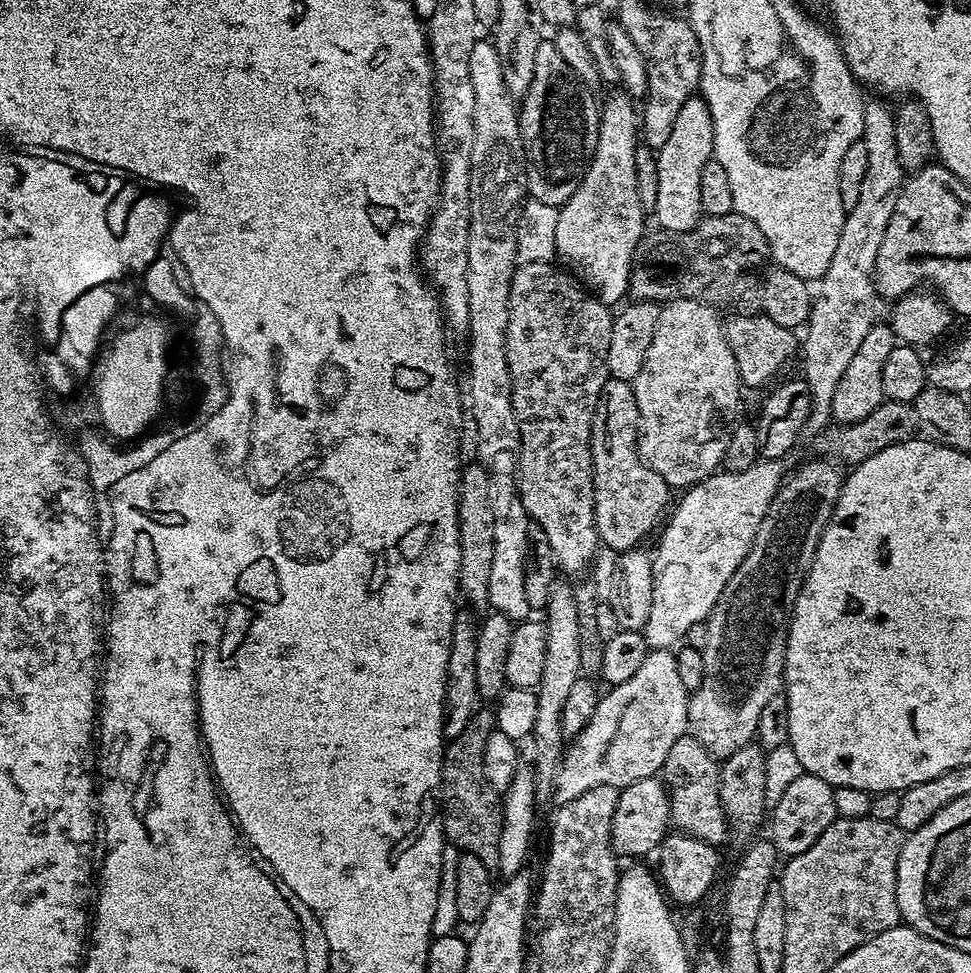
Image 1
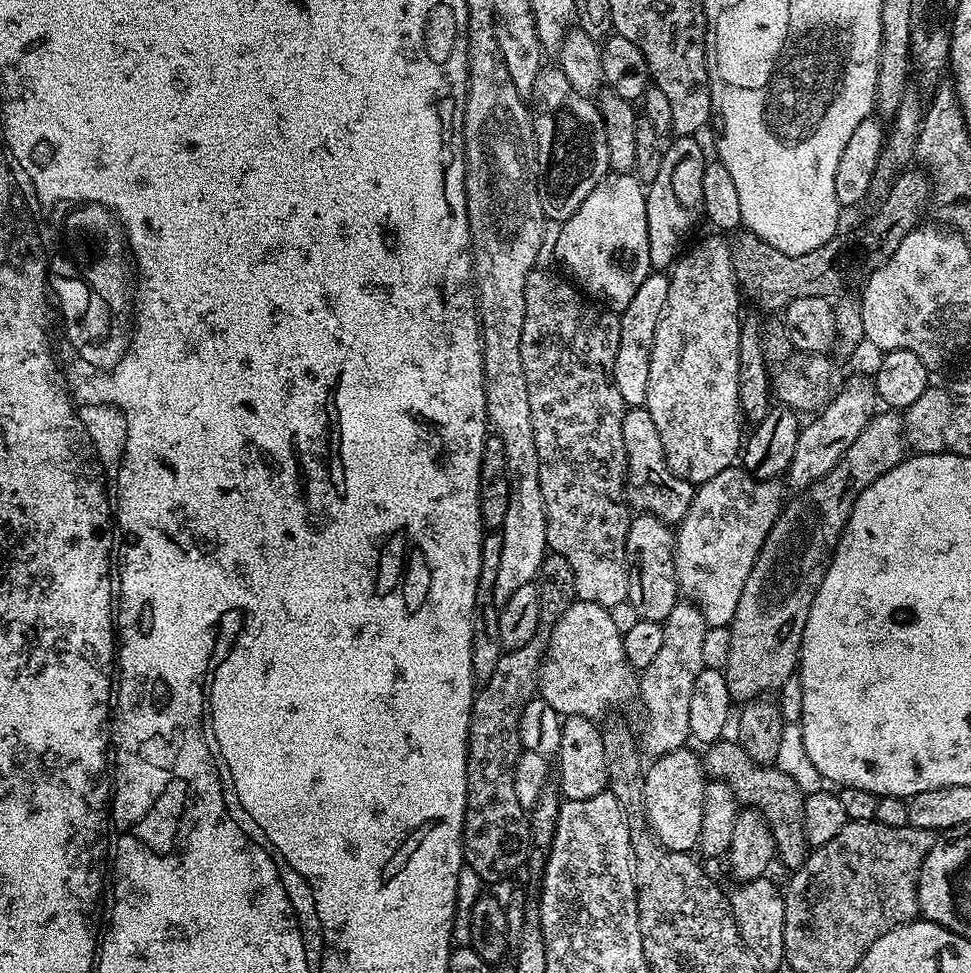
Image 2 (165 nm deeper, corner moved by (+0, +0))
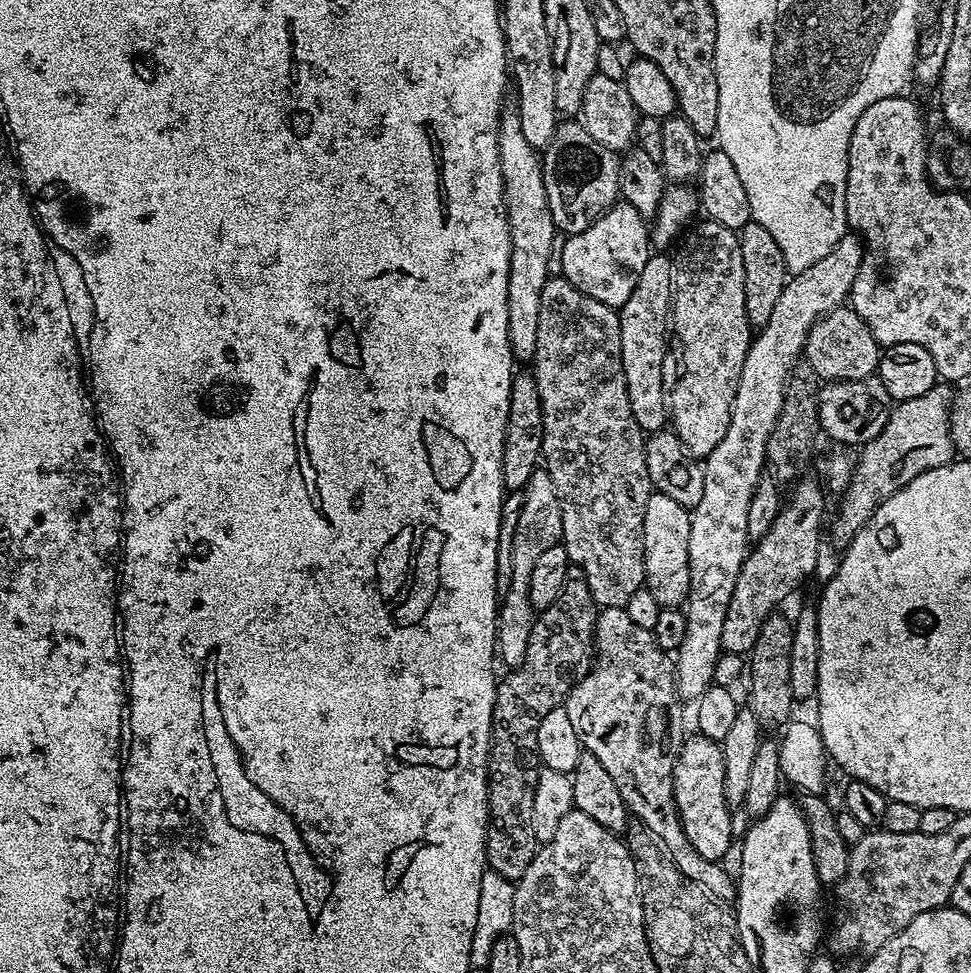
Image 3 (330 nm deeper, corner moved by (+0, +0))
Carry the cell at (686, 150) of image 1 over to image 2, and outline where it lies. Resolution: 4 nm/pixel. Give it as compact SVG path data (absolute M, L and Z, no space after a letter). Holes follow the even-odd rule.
M679 136L673 141L665 147L658 177L646 192L648 245L651 264L656 270L669 269L675 263L683 249L682 242L703 215L702 170L707 164L706 155L697 137Z

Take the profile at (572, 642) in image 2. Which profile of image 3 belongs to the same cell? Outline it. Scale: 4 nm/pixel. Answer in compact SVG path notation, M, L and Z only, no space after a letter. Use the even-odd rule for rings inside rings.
M600 608L596 618L596 638L594 641L594 663L592 668L570 690L562 707L570 714L570 723L574 725L574 734L578 734L583 751L594 754L603 768L614 778L614 786L618 786L618 794L622 794L622 802L626 802L629 813L662 842L666 854L690 878L690 882L698 882L702 890L709 892L713 898L721 902L732 902L736 898L737 881L723 867L723 863L707 860L690 846L690 838L686 838L686 830L682 830L680 815L676 809L672 775L676 765L676 756L680 746L686 739L684 732L684 716L680 713L682 701L676 694L676 669L669 653L662 651L656 639L652 637L652 629L637 626L626 614L624 608Z

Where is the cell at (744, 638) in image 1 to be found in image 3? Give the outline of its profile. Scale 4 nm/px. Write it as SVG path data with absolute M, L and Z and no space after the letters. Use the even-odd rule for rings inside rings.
M937 382L930 390L926 390L926 394L921 394L918 398L910 398L909 400L901 400L893 407L890 418L886 422L886 426L882 426L882 432L870 442L866 442L859 449L860 457L857 455L854 460L854 467L852 469L852 477L848 483L848 487L844 489L840 500L840 513L832 520L832 540L837 544L840 550L847 548L849 542L856 536L856 532L865 522L868 521L874 514L874 510L878 510L878 506L882 502L886 502L886 498L890 498L890 494L894 494L898 490L902 490L902 486L906 486L906 482L914 482L914 478L918 478L918 474L926 474L926 470L934 470L943 464L950 464L954 459L954 449L952 446L952 435L950 434L950 420L948 418L948 410L952 407L952 398L954 395L954 388L951 383Z

